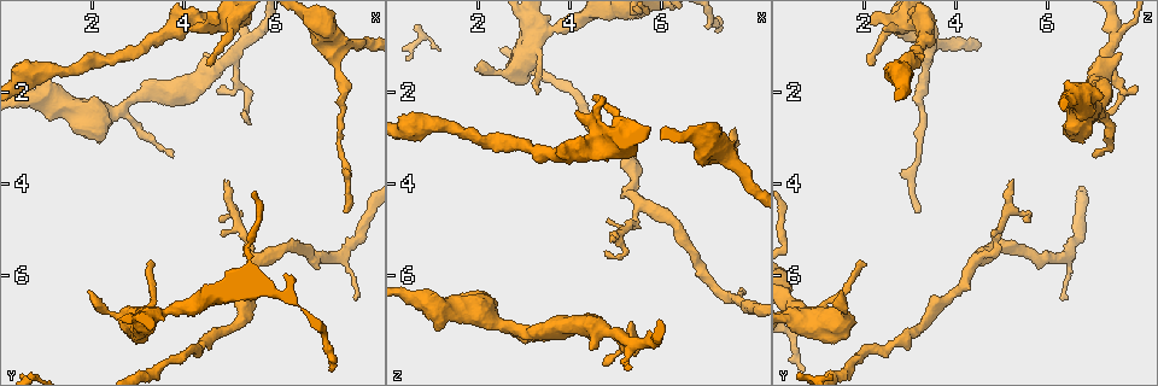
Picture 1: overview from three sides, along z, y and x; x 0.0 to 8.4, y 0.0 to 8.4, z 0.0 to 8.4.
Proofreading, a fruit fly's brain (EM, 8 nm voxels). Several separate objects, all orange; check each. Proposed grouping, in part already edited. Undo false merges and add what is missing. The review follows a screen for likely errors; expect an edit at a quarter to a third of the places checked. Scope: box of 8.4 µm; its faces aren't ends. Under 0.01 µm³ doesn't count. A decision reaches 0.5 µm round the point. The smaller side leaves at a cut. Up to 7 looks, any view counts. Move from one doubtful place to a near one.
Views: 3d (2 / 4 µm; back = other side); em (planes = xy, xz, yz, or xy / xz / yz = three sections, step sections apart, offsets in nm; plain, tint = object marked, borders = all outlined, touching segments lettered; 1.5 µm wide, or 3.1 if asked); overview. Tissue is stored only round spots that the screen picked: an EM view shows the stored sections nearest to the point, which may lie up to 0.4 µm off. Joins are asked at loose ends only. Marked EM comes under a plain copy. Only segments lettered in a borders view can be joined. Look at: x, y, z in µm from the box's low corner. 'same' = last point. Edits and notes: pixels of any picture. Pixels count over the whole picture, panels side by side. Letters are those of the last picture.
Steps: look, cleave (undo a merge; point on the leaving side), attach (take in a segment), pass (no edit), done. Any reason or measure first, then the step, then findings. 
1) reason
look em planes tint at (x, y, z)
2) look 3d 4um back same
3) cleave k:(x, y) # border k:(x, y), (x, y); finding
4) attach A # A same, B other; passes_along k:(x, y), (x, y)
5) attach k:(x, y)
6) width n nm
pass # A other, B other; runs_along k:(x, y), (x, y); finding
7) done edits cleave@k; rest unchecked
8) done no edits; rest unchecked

an open end
look em 3.1um xy step 16 borders at (4.90, 3.90, 5.25)

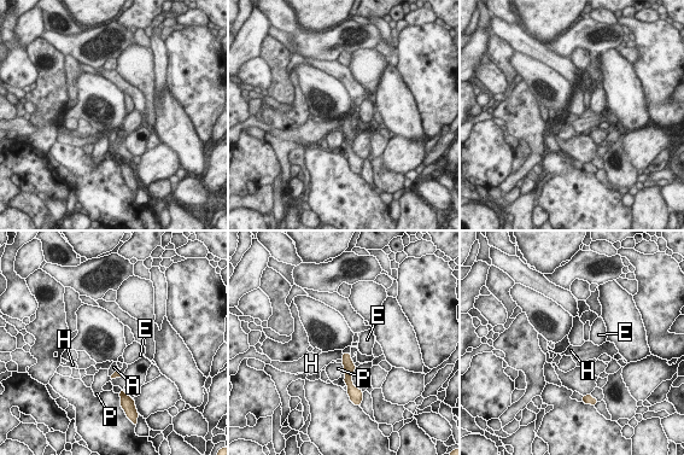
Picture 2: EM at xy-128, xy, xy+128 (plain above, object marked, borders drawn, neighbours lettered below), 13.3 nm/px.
look em 3.1um planes borders same

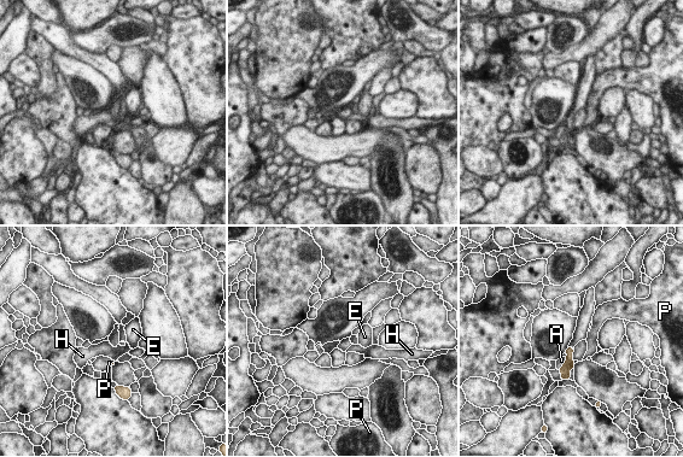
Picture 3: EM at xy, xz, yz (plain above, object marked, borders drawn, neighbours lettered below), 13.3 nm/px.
pass # A other, E other, H other, P other; border 3:(574, 349), (572, 359); none of them fits

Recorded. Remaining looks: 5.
thick turns thin
look 3d 2um at (5.00, 0.70, 2.50)

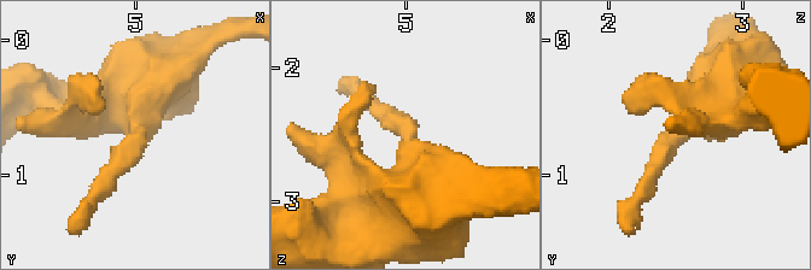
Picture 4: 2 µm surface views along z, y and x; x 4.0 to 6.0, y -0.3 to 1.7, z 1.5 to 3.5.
look em planes borders at (5.02, 0.74, 2.48)

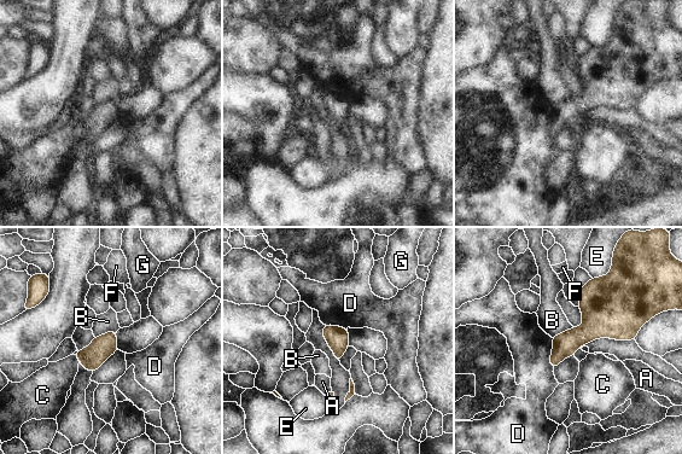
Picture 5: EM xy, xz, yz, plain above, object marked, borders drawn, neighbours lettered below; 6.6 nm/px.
longest_contact D 200 nm
pass # A other, B other, C other, D other, E other, F other, G other; border 5:(116, 331), (109, 331), (94, 337); one neuron here

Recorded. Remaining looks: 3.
look 3d 4um at (4.40, 1.15, 7.60)

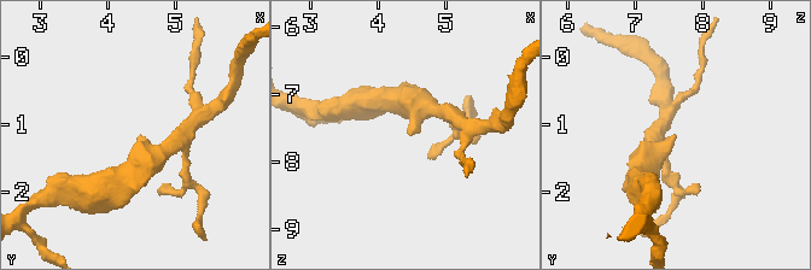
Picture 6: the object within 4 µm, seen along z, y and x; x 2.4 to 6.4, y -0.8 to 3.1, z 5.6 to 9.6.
look em planes borders at (4.45, 1.15, 7.60)

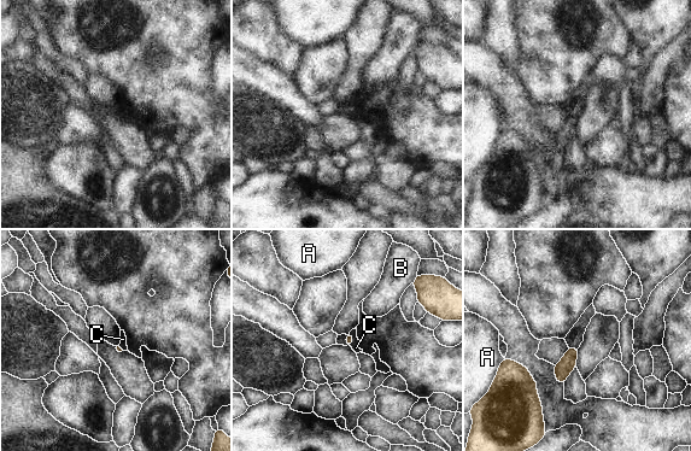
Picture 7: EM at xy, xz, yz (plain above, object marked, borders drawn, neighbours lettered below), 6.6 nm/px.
pass # A other, B other, C other; none of them fits

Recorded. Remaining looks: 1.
done no edits; rest unchecked

